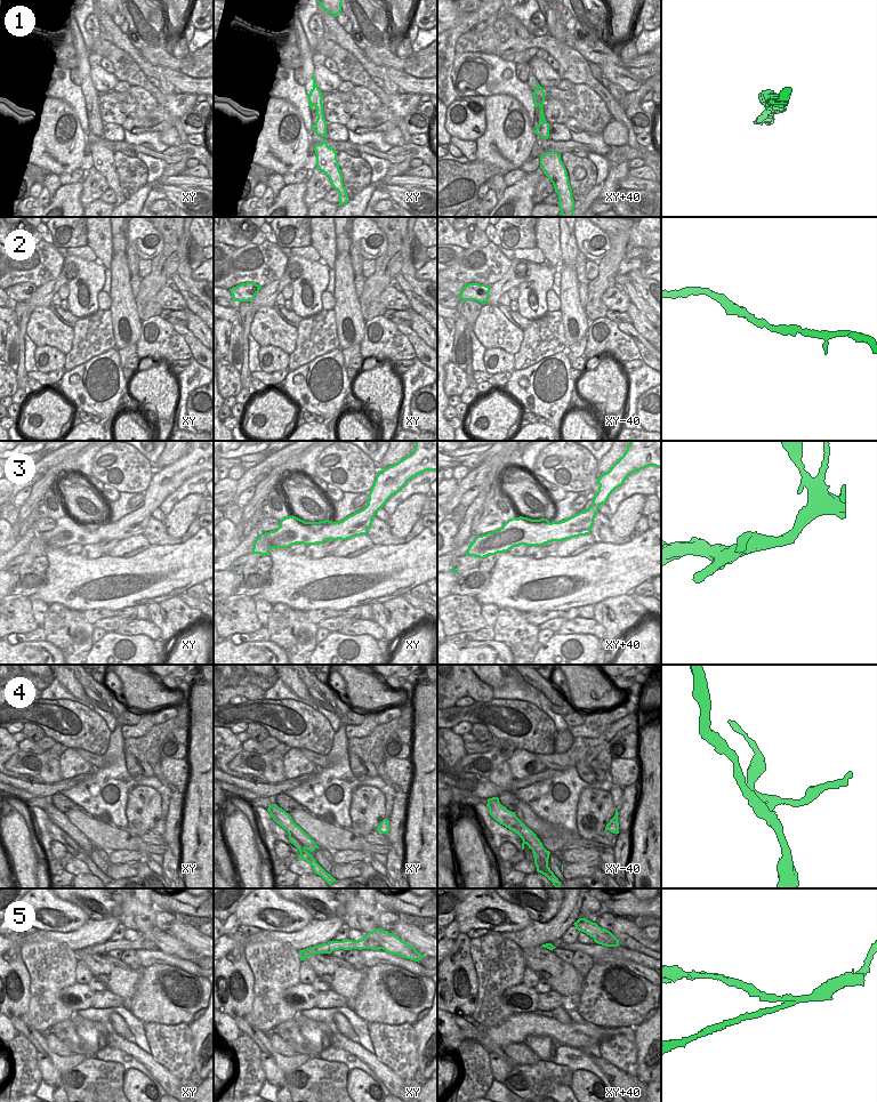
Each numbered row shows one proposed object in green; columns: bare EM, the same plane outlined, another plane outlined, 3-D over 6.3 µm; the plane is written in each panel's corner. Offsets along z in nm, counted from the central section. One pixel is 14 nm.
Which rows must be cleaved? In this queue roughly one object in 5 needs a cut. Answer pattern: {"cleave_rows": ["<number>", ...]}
{"cleave_rows": ["1", "4", "5"]}

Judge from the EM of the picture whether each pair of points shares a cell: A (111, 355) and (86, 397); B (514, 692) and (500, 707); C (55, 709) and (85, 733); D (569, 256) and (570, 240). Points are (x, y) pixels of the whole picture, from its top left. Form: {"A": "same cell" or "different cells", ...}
{"A": "same cell", "B": "different cells", "C": "same cell", "D": "same cell"}

